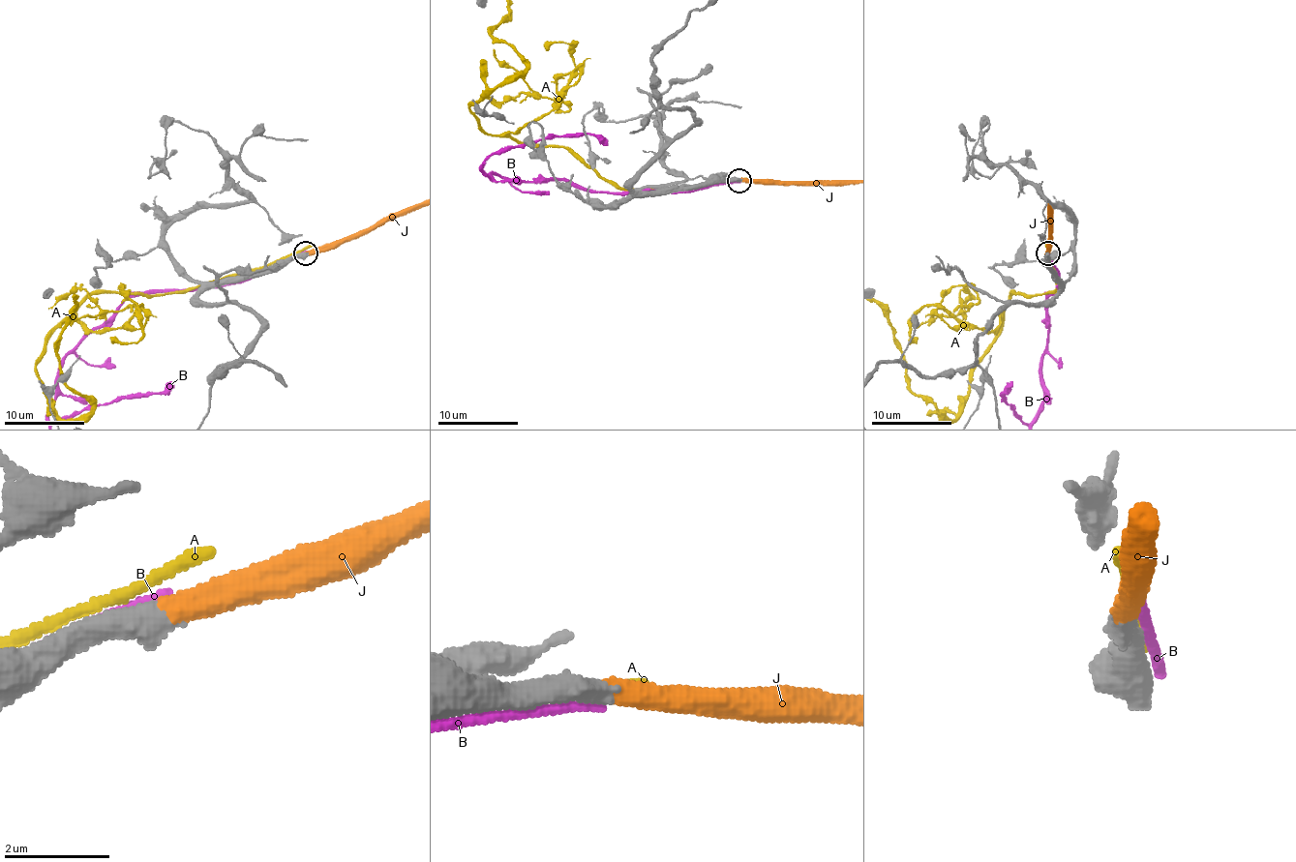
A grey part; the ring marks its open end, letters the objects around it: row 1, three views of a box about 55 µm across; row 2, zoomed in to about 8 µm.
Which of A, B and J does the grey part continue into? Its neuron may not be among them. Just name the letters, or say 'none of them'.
J

